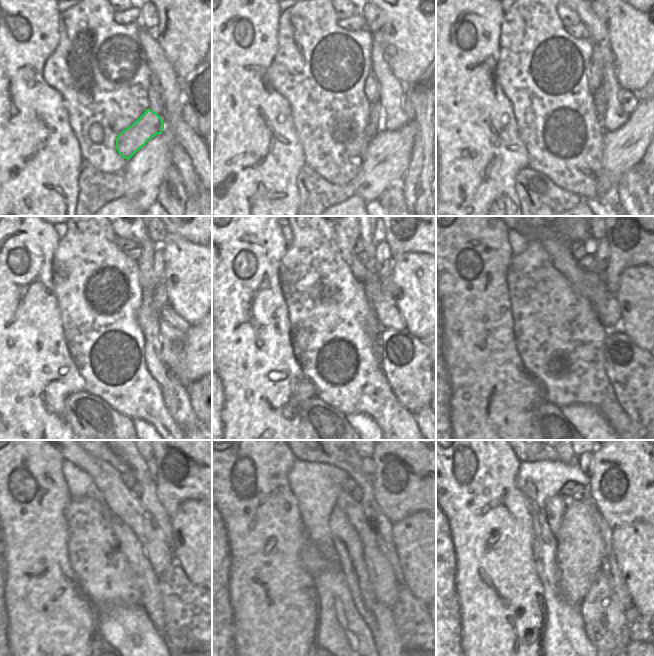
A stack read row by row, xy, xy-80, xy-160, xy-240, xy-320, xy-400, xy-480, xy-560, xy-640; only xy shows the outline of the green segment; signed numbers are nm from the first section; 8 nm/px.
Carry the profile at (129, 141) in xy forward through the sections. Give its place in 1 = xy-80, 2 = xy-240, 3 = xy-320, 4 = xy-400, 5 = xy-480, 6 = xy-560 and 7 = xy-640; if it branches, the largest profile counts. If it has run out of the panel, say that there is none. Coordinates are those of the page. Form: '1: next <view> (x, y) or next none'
1: next xy-80 (375, 124)
2: next xy-240 (160, 297)
3: next xy-320 (387, 284)
4: next xy-400 (637, 236)
5: next xy-480 (191, 460)
6: next xy-560 (413, 474)
7: next xy-640 (632, 481)

